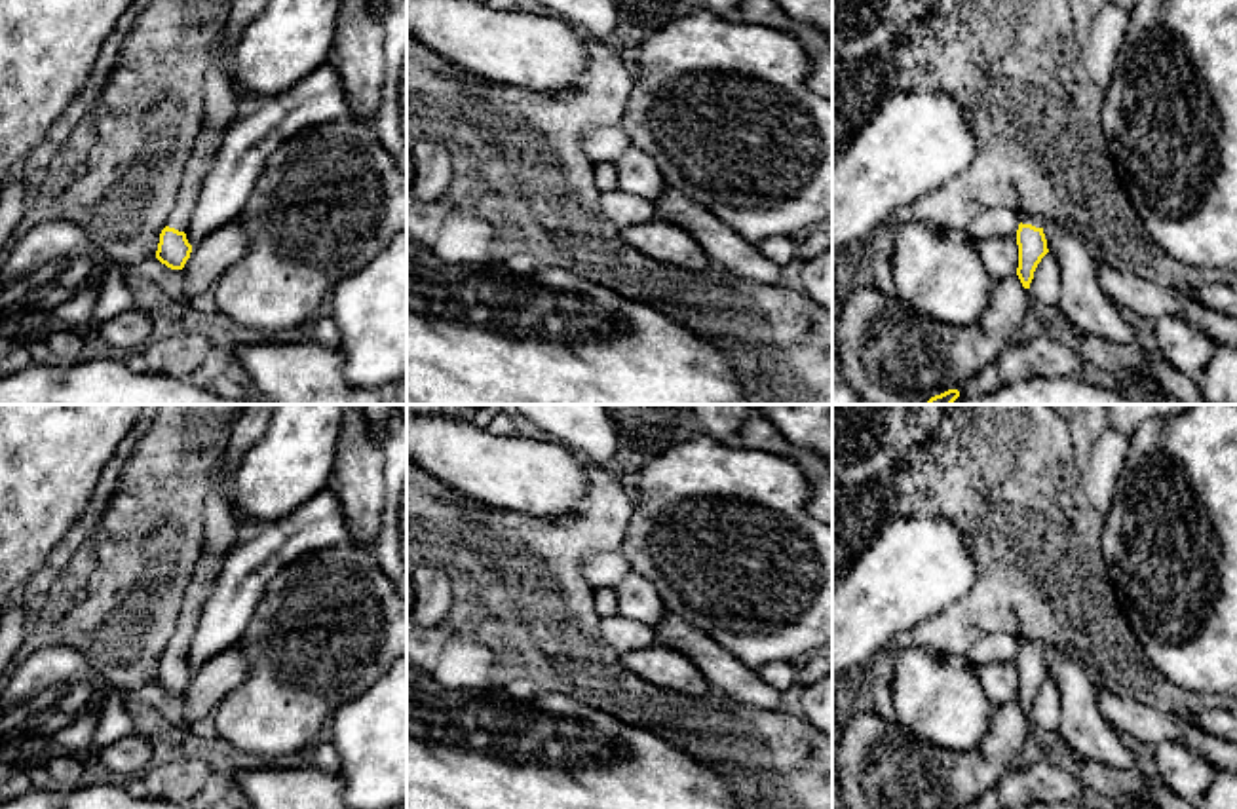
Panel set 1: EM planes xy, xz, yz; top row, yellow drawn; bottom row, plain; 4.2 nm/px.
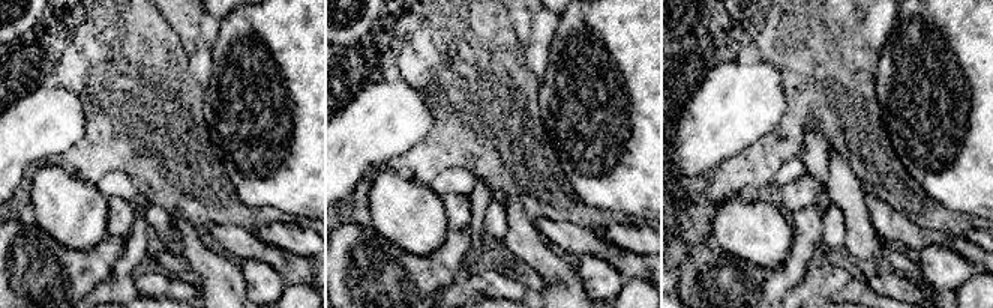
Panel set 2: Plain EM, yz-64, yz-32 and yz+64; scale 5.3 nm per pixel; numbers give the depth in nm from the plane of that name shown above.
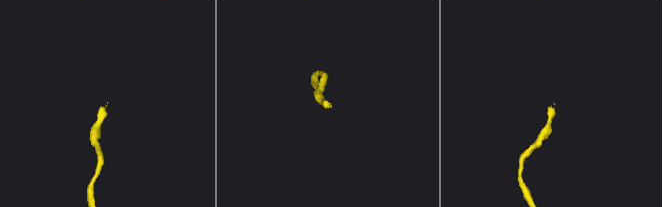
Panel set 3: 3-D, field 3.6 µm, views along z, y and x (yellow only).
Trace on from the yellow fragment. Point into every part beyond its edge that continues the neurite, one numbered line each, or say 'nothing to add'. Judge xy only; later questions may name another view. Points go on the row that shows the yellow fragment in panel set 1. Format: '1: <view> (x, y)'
1: xy (221, 107)

